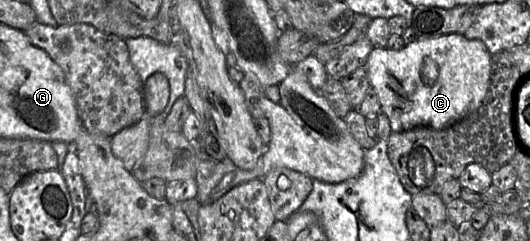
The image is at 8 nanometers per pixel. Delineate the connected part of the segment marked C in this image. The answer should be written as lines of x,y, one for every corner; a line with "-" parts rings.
447,34
418,39
398,51
374,47
366,69
393,132
420,126
441,130
470,116
481,105
490,84
491,56
483,41

